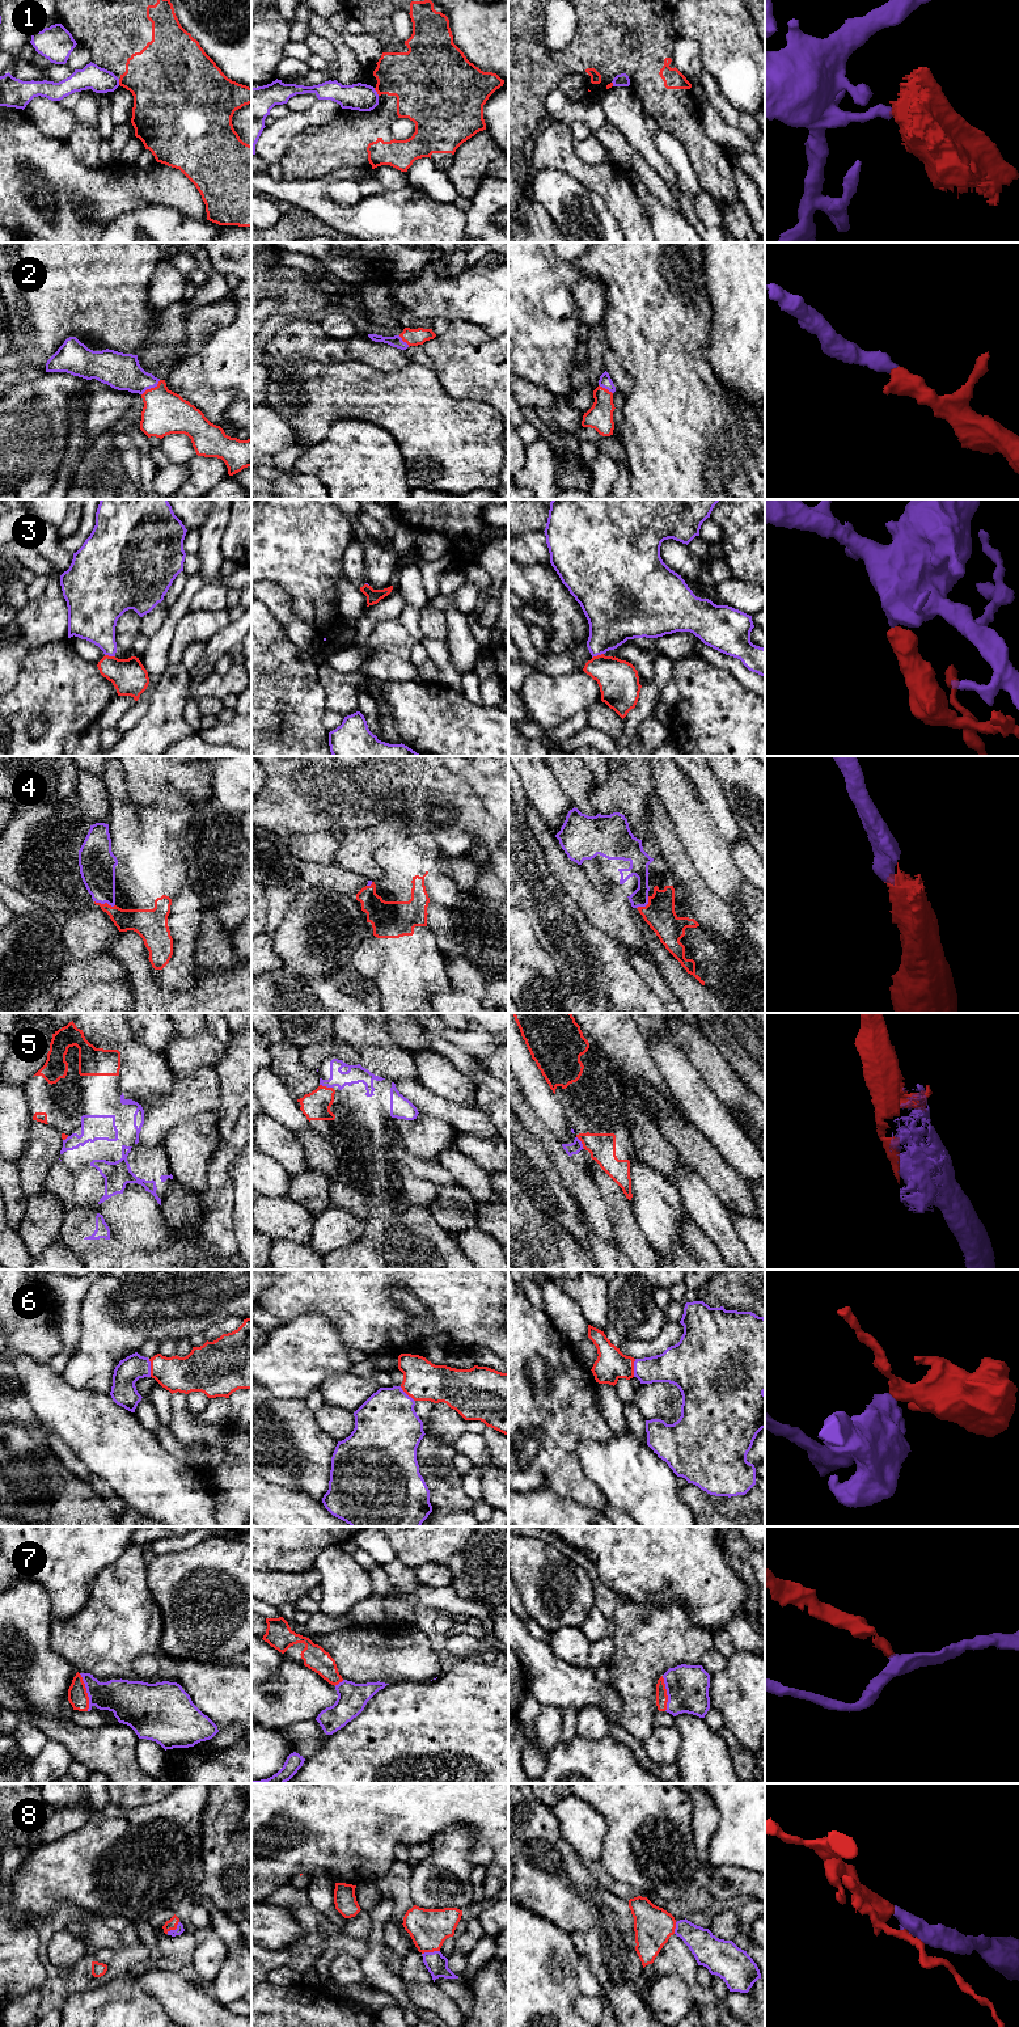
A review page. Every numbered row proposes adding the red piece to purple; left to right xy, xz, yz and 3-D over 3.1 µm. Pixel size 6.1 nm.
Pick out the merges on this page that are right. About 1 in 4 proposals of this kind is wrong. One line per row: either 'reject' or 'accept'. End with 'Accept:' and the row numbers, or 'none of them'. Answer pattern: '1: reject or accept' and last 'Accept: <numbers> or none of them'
1: reject
2: accept
3: reject
4: accept
5: reject
6: accept
7: accept
8: accept
Accept: 2, 4, 6, 7, 8

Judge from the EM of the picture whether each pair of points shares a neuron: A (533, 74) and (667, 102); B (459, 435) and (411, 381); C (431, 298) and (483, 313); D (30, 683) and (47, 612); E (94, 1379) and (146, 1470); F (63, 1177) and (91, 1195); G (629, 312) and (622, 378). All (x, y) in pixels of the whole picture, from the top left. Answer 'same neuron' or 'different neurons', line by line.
A: same neuron
B: same neuron
C: same neuron
D: different neurons
E: different neurons
F: same neuron
G: different neurons

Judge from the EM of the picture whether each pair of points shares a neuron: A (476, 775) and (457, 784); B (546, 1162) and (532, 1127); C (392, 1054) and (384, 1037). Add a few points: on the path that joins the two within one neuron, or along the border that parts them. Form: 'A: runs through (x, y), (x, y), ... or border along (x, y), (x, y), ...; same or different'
A: border along (447, 769), (459, 775), (477, 794); different
B: border along (521, 1122), (536, 1139); different
C: border along (392, 1042), (384, 1046), (366, 1046), (359, 1051); different

